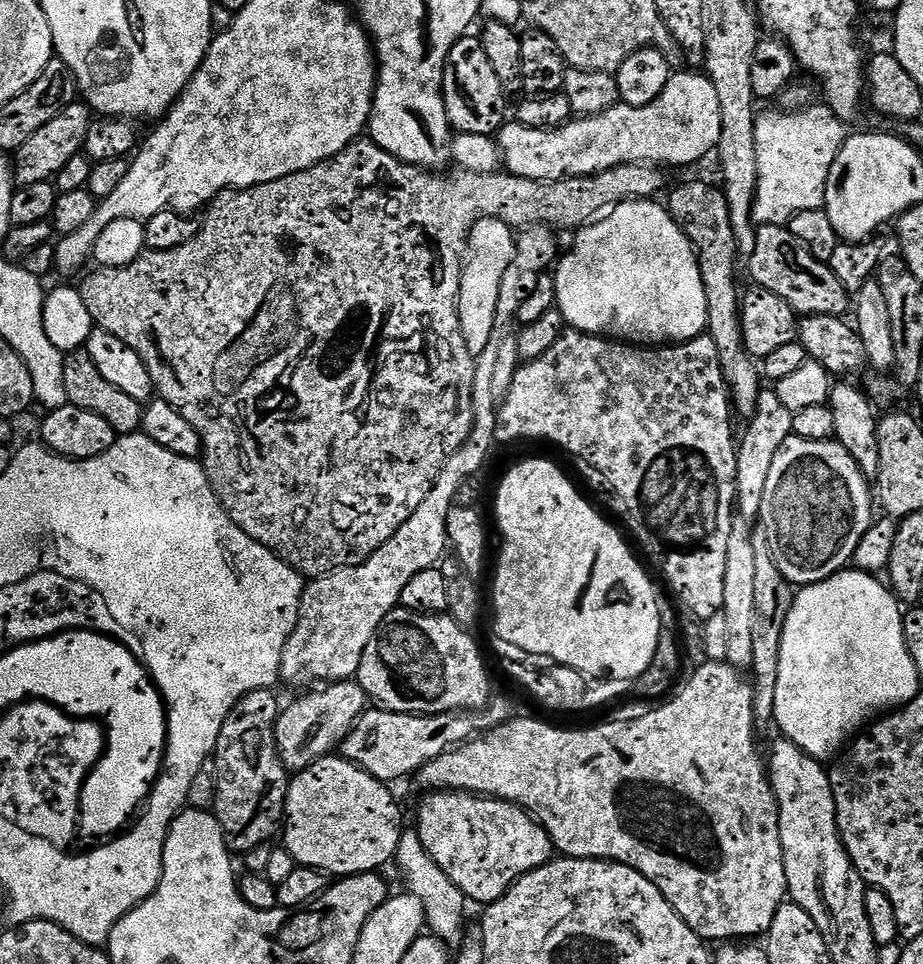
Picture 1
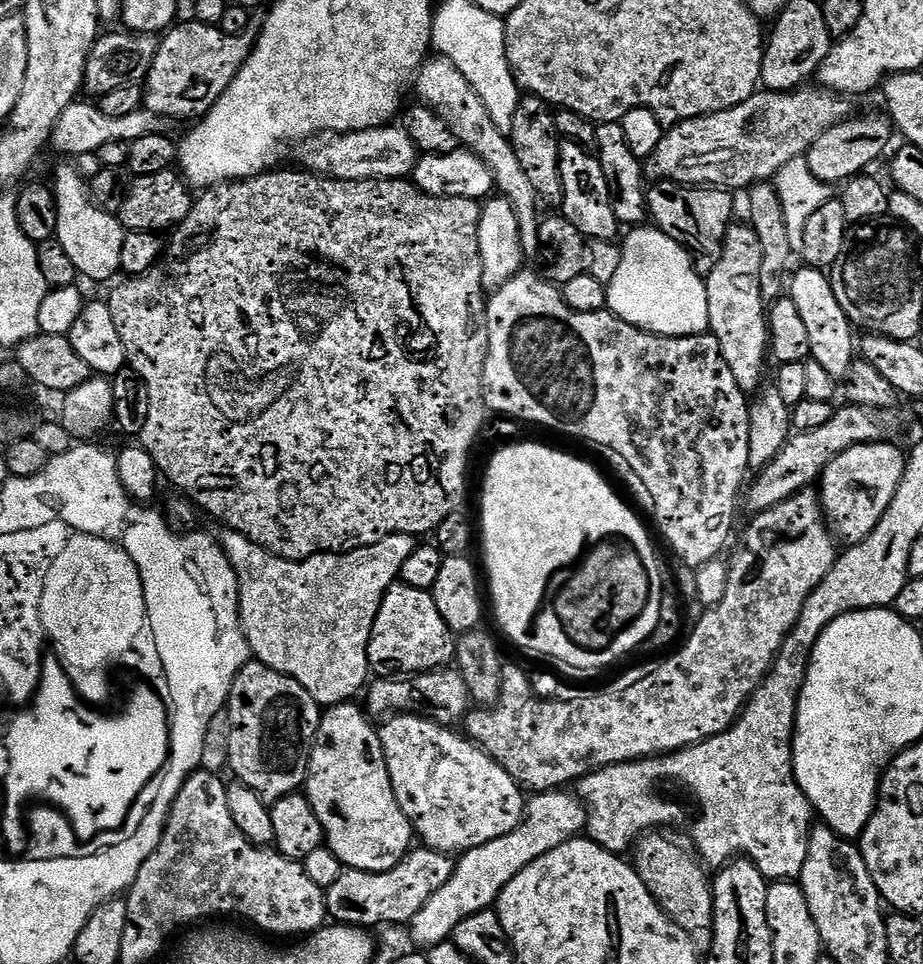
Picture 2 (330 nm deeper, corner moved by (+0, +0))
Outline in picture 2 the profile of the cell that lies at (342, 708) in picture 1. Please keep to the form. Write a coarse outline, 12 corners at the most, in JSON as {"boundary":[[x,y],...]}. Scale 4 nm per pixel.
{"boundary":[[459,668],[376,678],[369,717],[425,716],[456,726],[472,695]]}

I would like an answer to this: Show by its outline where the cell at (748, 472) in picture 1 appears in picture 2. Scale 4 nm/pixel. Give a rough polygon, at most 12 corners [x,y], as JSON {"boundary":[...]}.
{"boundary":[[733,223],[707,273],[708,326],[734,382],[769,363],[762,246]]}

